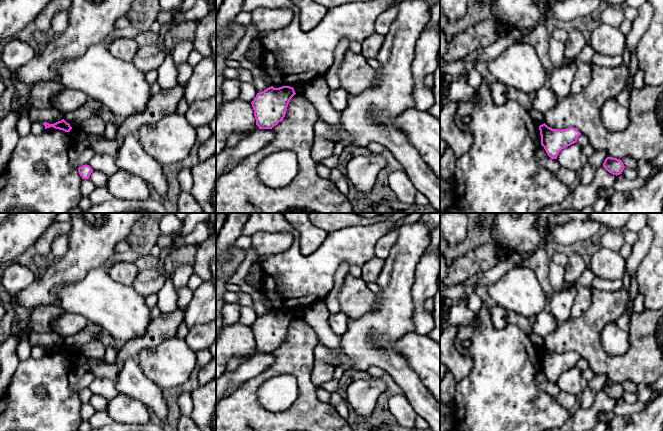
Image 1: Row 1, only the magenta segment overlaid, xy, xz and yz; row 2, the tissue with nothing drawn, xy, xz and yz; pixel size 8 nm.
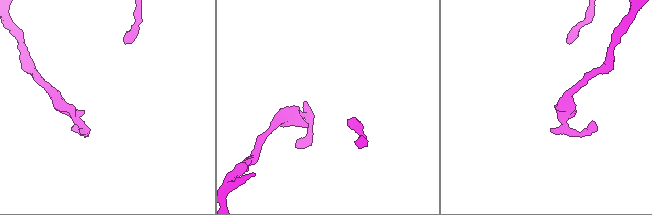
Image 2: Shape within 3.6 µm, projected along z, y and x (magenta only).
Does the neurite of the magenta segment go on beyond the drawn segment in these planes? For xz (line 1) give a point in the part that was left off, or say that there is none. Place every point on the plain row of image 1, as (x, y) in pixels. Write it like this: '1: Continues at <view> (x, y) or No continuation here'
1: No continuation here

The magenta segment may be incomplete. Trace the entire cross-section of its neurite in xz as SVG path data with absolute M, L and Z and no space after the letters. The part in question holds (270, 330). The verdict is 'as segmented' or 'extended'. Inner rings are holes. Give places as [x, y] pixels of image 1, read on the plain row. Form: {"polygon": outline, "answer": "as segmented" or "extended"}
{"polygon": "M273 310L257 317L251 326L259 353L272 353L285 341L288 328L295 319L293 311Z", "answer": "as segmented"}

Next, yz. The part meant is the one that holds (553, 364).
{"polygon": "M545 347L539 350L541 359L541 369L547 379L552 383L557 383L559 376L576 367L581 357L574 351L567 353L552 353Z", "answer": "as segmented"}

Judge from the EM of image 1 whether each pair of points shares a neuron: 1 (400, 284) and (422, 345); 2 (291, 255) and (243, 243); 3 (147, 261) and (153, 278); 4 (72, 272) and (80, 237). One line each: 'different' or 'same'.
1: different
2: different
3: different
4: same

